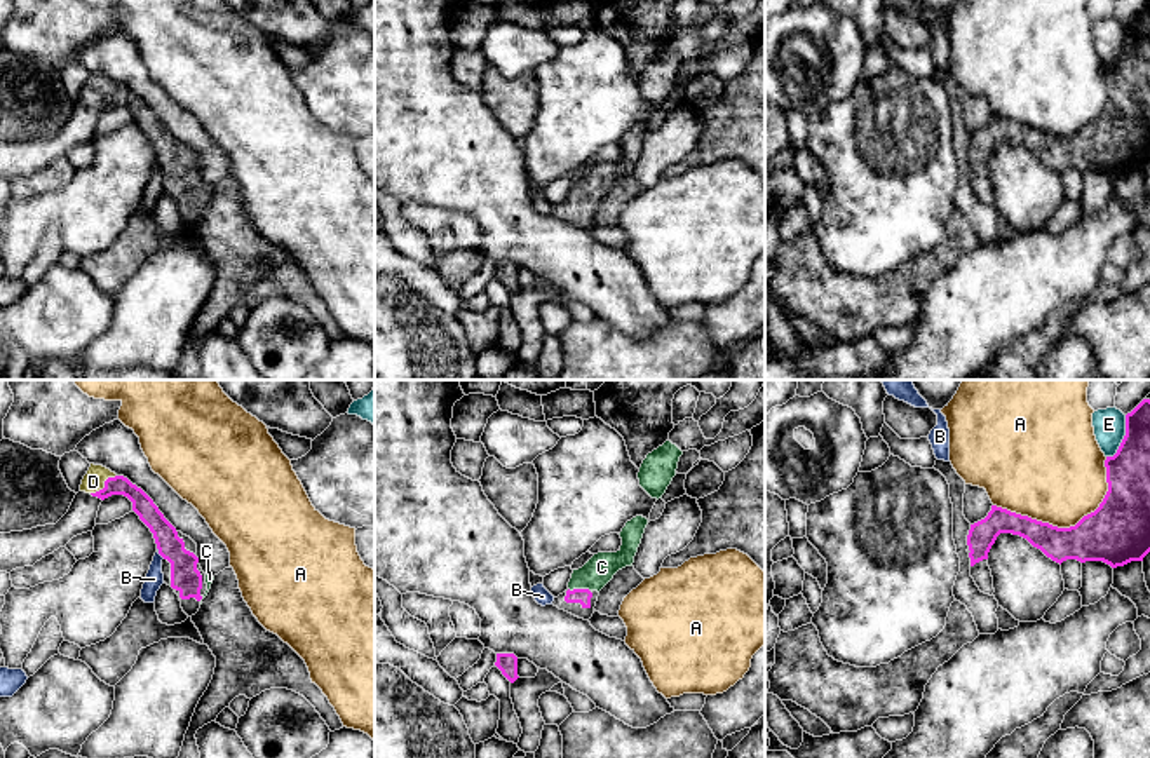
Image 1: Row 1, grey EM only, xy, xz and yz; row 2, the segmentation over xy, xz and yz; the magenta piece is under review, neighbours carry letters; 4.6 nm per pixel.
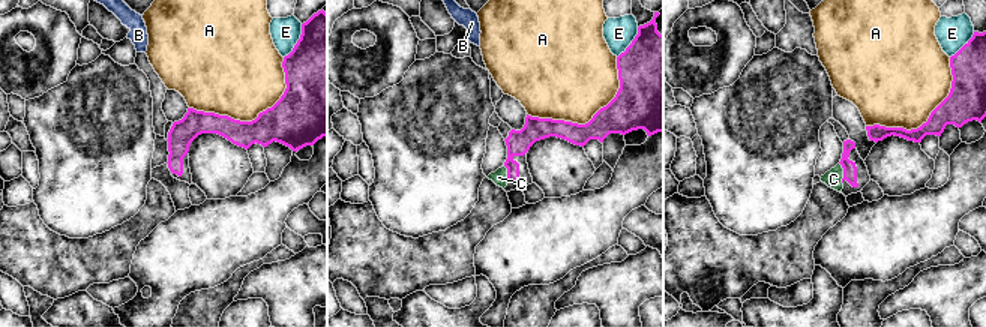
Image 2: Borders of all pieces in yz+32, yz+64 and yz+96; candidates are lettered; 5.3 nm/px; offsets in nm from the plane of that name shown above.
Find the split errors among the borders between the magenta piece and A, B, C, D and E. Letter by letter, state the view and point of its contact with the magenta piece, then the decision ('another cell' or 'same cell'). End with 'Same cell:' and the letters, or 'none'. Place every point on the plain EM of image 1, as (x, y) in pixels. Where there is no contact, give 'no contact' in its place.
A: meets magenta in yz at (1070, 136); another cell
B: meets magenta in xy at (159, 162); another cell
C: meets magenta in xz at (579, 199); same cell
D: meets magenta in xy at (105, 94); same cell
E: meets magenta in yz at (1124, 47); another cell
Same cell: C, D

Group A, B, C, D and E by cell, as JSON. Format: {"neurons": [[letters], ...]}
{"neurons": [["A"], ["B"], ["C", "D"], ["E"]]}

